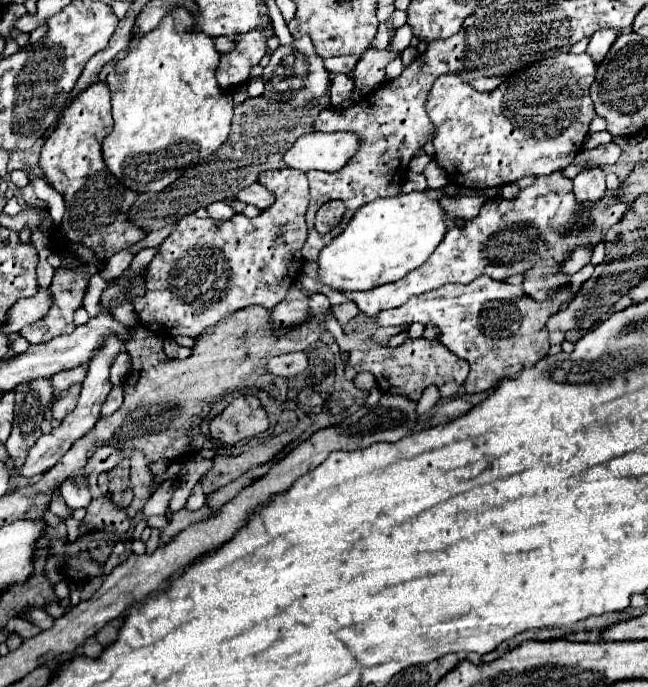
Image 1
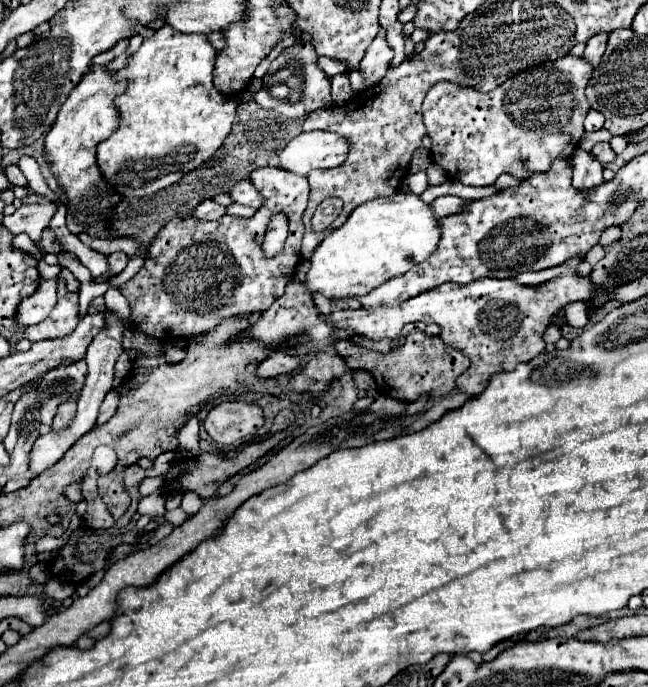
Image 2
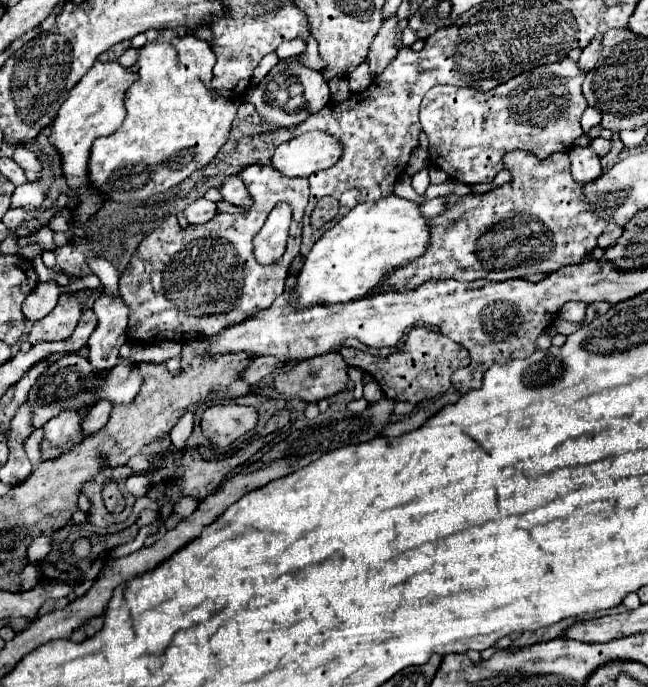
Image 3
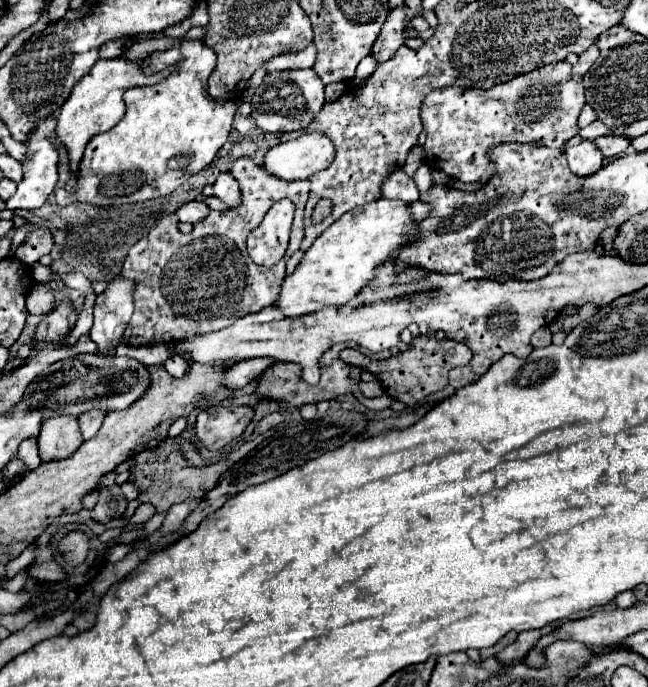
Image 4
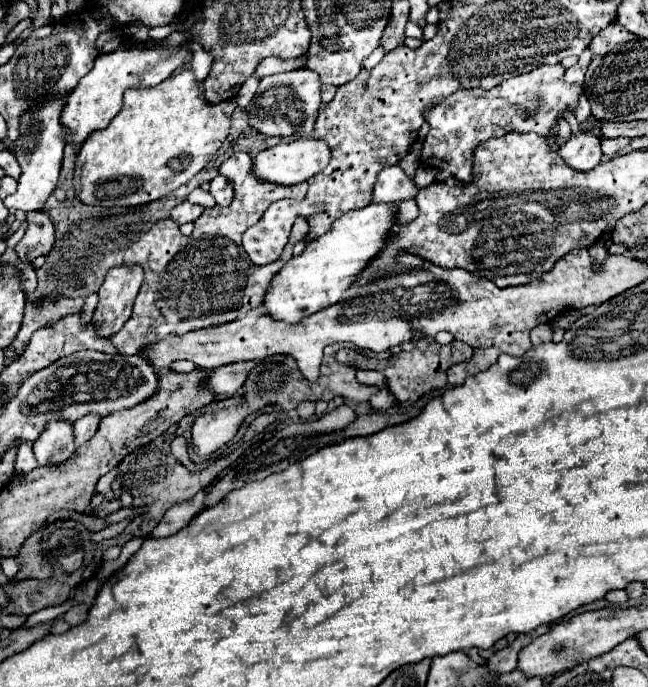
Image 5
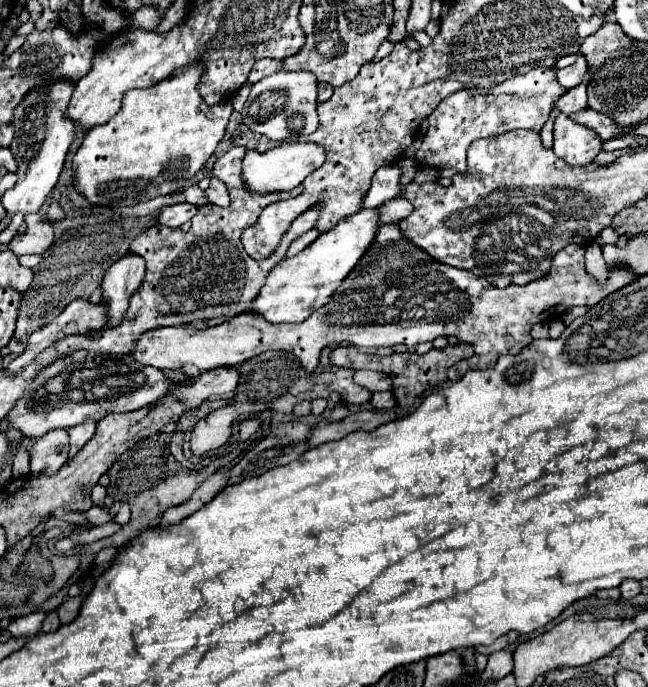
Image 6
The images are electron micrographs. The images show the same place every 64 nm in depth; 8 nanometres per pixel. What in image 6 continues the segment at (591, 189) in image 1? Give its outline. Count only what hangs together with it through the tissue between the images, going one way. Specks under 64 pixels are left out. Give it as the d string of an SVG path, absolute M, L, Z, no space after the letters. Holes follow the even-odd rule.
M558 114L554 120L554 154L568 164L590 164L602 150L602 140L590 128L576 124L566 114Z

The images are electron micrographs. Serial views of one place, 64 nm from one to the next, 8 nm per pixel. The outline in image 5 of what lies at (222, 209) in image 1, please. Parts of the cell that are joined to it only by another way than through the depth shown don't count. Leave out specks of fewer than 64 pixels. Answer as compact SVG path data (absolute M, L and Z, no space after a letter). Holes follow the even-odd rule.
M182 202L182 204L178 204L176 208L170 210L170 218L172 218L176 224L194 222L194 220L200 216L202 210L204 210L202 206L196 206L196 204L190 204L190 202Z

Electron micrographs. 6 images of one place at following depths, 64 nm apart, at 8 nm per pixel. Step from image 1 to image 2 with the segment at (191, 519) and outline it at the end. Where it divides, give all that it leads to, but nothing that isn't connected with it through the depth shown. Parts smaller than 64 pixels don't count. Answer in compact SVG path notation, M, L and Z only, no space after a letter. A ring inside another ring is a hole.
M176 508L175 510L166 512L164 517L168 522L176 527L180 526L180 524L182 524L191 516L186 514L181 508Z

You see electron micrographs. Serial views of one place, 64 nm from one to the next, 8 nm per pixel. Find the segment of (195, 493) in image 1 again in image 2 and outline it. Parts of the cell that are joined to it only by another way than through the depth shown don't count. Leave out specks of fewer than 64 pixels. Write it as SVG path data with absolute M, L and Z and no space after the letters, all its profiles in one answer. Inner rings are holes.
M184 494L184 498L182 498L182 504L180 504L180 508L186 512L186 514L196 514L198 512L198 508L202 506L202 502L200 502L200 498L196 496L196 494Z

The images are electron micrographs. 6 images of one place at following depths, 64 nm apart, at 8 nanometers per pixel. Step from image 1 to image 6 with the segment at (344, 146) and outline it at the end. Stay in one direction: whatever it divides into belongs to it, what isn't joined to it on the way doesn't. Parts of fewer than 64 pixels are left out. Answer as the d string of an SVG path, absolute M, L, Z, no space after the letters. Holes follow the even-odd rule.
M282 144L276 146L264 154L256 150L246 150L246 156L242 160L242 180L250 194L272 194L272 192L288 192L304 182L304 178L318 168L318 164L324 162L324 150L314 144Z

